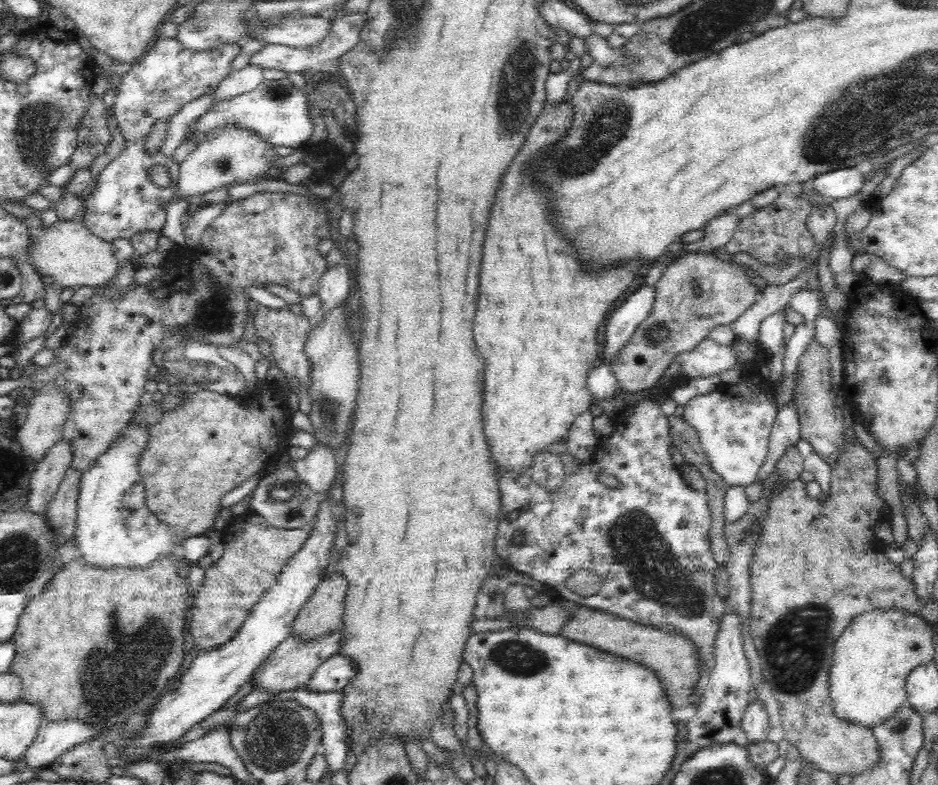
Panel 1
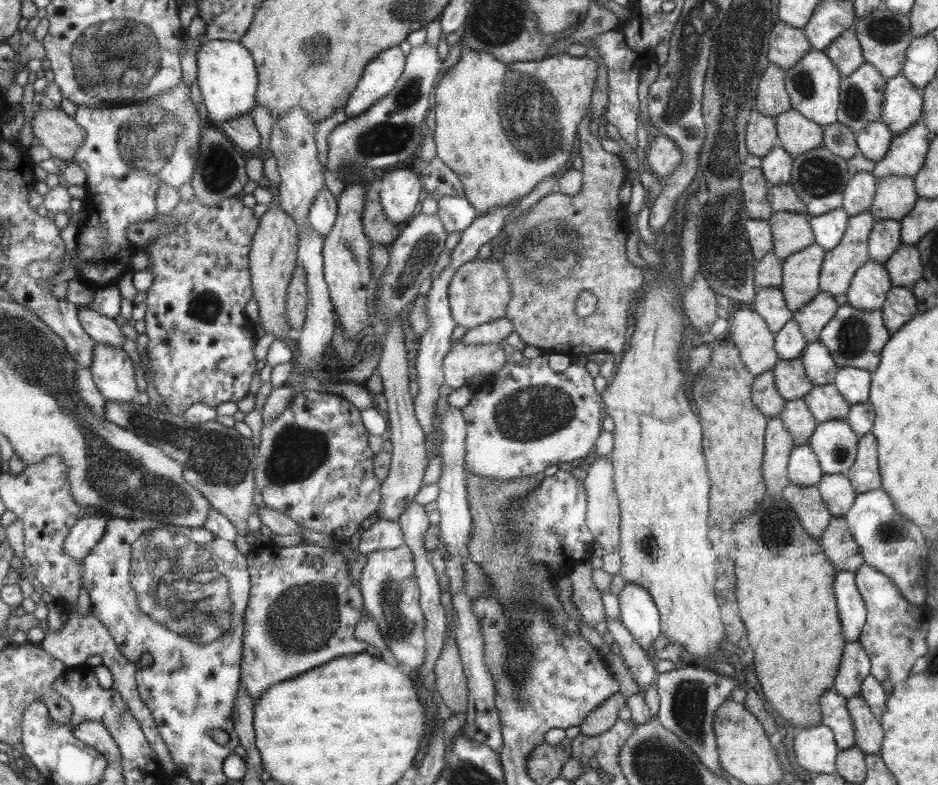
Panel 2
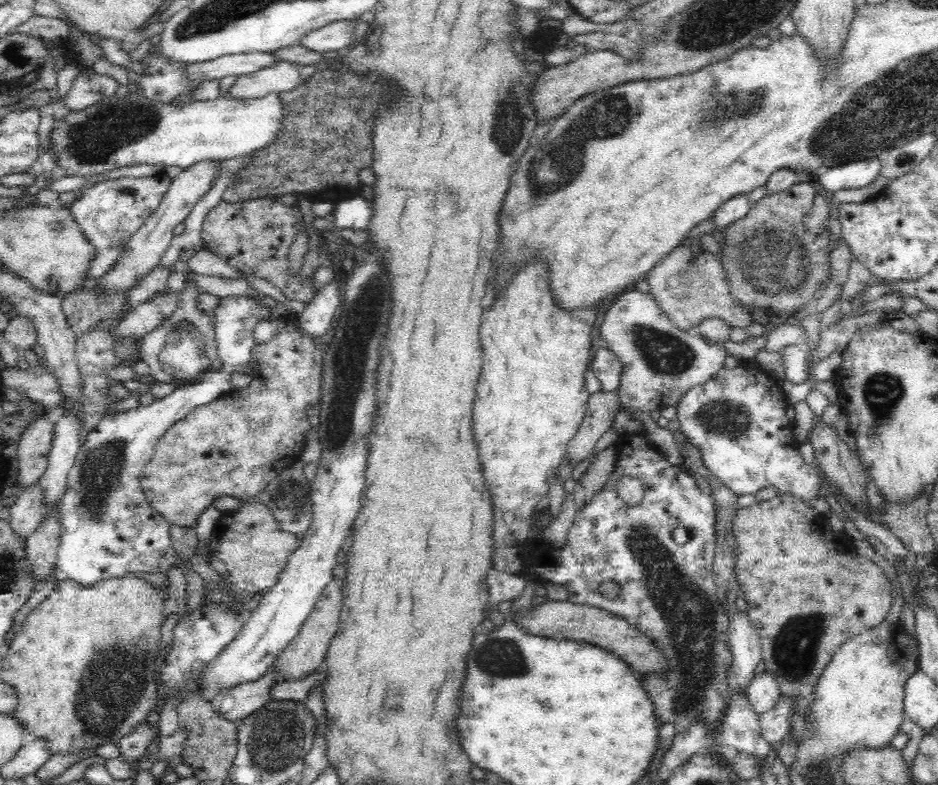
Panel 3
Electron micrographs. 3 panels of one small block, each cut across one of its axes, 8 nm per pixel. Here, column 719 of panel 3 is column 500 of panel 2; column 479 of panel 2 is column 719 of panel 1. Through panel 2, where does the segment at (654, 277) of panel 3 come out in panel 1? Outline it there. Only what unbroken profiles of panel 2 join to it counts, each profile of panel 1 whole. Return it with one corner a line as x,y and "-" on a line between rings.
686,252
662,270
648,318
636,327
631,339
609,361
618,386
628,392
652,388
675,356
698,347
712,328
734,322
756,302
761,292
762,286
752,284
748,270
742,265
721,261
711,254

